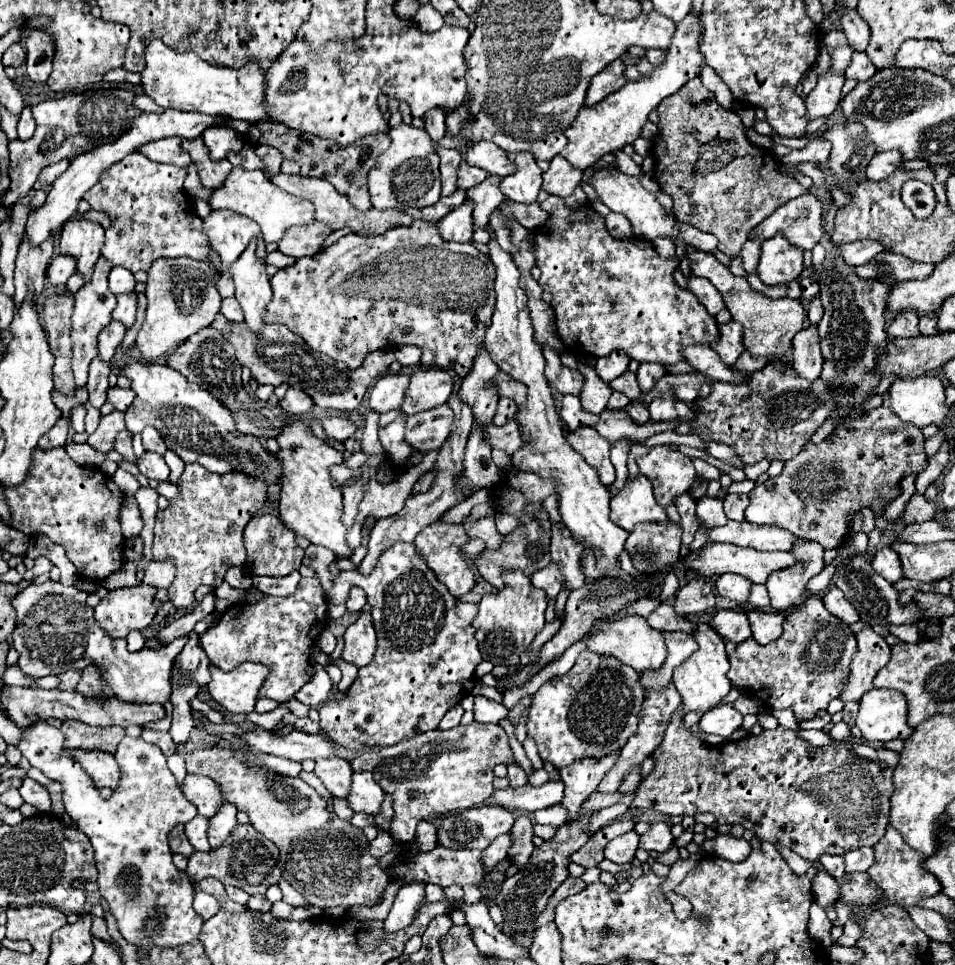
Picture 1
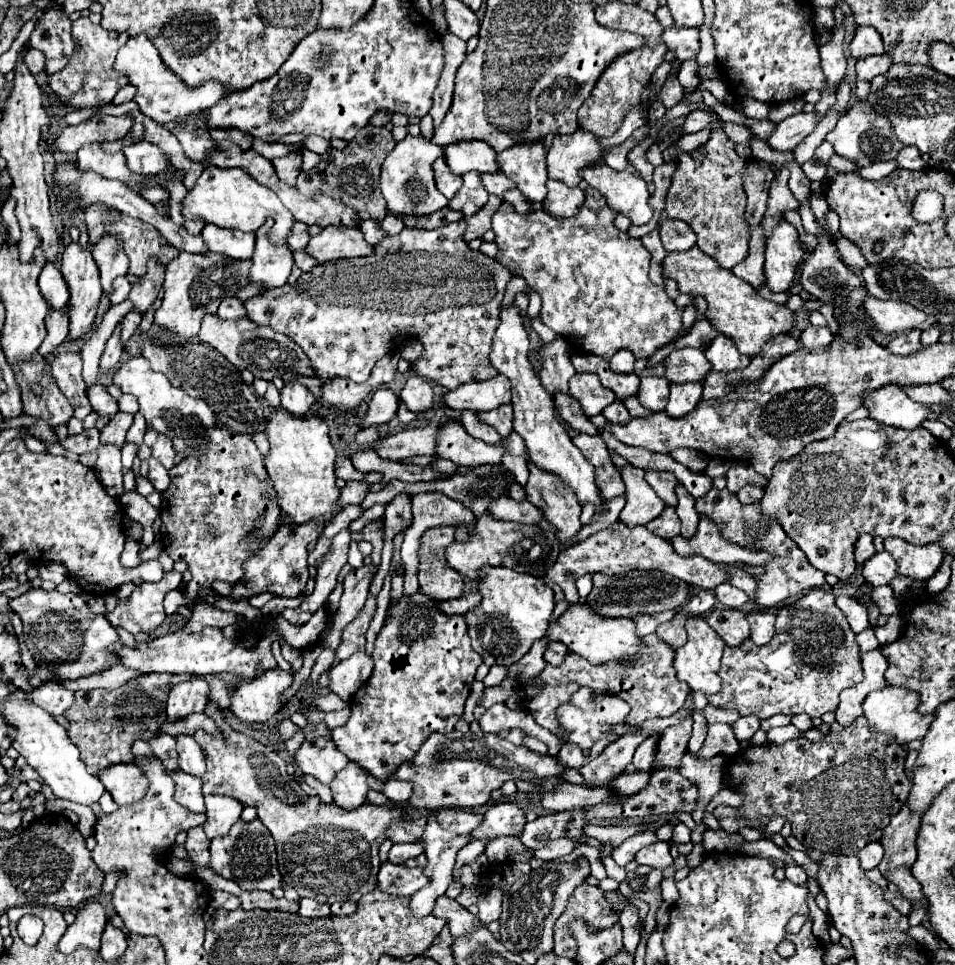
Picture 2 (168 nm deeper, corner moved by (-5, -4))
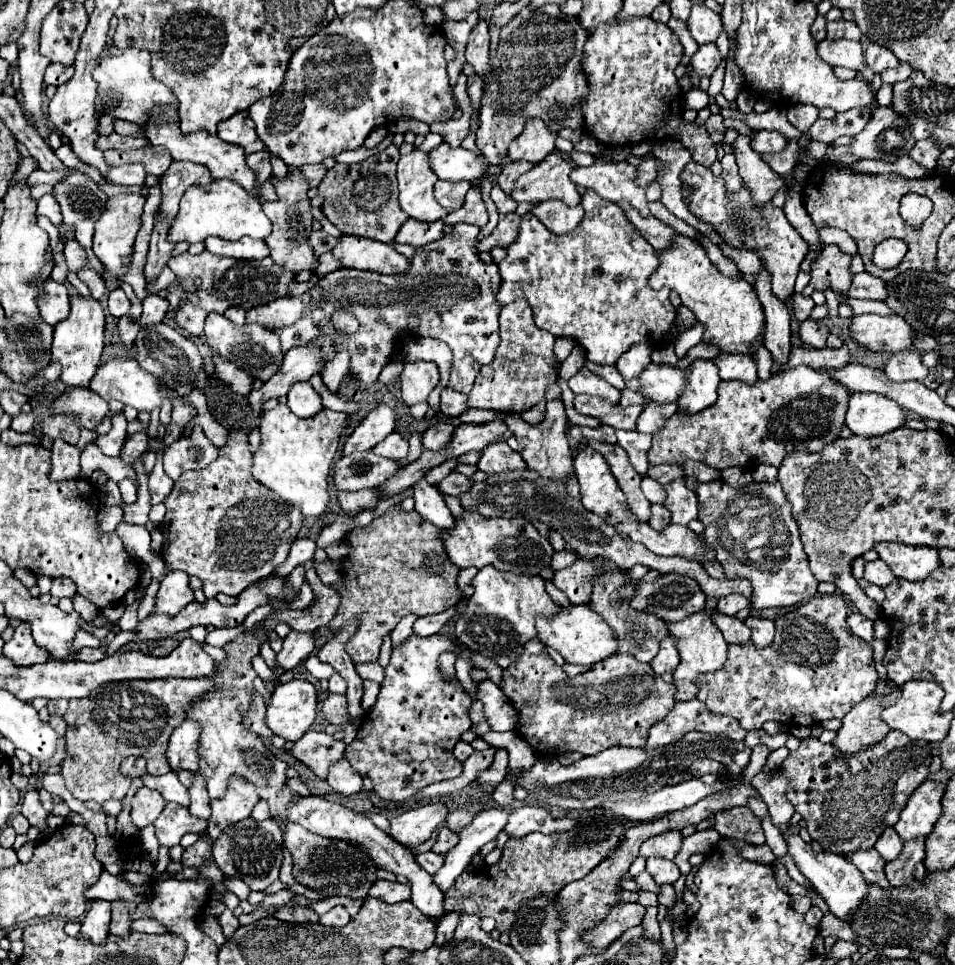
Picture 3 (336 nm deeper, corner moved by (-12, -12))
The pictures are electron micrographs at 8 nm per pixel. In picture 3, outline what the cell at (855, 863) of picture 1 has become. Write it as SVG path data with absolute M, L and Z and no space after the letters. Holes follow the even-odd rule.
M886 827L876 841L876 849L886 861L892 861L902 851L902 845L904 843L900 841L900 835L894 831L894 827Z

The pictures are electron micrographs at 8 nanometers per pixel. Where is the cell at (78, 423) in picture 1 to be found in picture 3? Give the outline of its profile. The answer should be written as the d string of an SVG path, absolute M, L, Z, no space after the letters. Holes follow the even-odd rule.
M58 439L53 442L51 448L51 471L48 477L52 481L70 481L72 477L78 477L80 472L80 451L74 445L68 445Z

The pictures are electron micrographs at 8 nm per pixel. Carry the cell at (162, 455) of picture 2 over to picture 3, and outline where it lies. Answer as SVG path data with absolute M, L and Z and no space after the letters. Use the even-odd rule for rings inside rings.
M196 427L190 437L180 437L164 451L164 471L170 479L178 479L188 469L204 469L218 457L218 449L204 435L202 427Z

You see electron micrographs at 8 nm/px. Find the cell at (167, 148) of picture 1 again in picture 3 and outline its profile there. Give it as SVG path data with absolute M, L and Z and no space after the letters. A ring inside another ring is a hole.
M140 163L110 167L108 173L104 175L104 179L108 183L112 183L112 185L124 185L124 187L142 185L144 177L146 177L146 171L144 171L144 165L140 165Z

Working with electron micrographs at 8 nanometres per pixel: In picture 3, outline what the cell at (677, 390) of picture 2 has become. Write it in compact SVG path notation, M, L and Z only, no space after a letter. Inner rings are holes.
M696 359L688 365L688 369L692 369L692 373L688 375L688 385L684 387L678 405L686 407L688 413L698 413L716 401L716 389L722 379L716 365L708 359Z

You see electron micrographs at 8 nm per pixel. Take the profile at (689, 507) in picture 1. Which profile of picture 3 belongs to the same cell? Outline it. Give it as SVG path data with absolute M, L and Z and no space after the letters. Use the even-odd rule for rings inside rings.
M682 477L664 485L664 491L666 491L664 507L672 513L670 523L688 525L690 521L694 521L698 517L696 493L686 487L686 481Z

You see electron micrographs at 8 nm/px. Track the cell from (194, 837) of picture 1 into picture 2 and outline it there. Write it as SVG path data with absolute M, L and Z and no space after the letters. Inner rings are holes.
M193 827L187 831L185 849L195 865L209 865L209 839L203 833L203 827Z

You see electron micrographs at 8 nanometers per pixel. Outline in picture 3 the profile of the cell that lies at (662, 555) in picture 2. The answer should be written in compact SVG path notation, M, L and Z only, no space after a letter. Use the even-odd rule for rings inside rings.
M578 559L566 569L560 569L554 573L554 585L566 593L566 597L574 603L588 603L592 593L592 577L598 577L602 571L594 561Z

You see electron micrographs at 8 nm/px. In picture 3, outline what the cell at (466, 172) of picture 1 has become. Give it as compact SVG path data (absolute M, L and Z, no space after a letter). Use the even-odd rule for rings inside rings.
M470 189L462 209L448 213L442 221L448 223L448 225L470 223L470 225L476 225L476 227L484 227L488 223L488 213L486 213L486 205L482 201L480 191L478 189Z

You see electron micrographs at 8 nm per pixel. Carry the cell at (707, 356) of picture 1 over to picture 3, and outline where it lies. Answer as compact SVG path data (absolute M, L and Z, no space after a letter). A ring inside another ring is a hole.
M650 363L644 373L640 373L640 395L644 395L650 403L674 403L682 389L684 389L684 377L688 369L676 369L670 365L656 365Z

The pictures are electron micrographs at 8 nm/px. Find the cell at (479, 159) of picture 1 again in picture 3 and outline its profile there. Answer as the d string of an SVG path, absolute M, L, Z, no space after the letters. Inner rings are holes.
M446 143L432 149L428 157L432 171L442 181L478 181L488 171L488 161L484 157L476 157L462 147L452 149Z

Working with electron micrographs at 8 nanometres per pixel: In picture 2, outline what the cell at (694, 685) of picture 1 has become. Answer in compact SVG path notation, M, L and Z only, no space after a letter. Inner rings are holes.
M691 617L691 621L685 623L687 629L687 643L683 647L677 649L677 657L673 661L673 667L677 669L677 679L685 681L691 691L701 691L705 697L715 695L717 691L721 691L721 677L719 677L719 667L721 667L721 655L725 649L723 639L705 623L703 617Z

